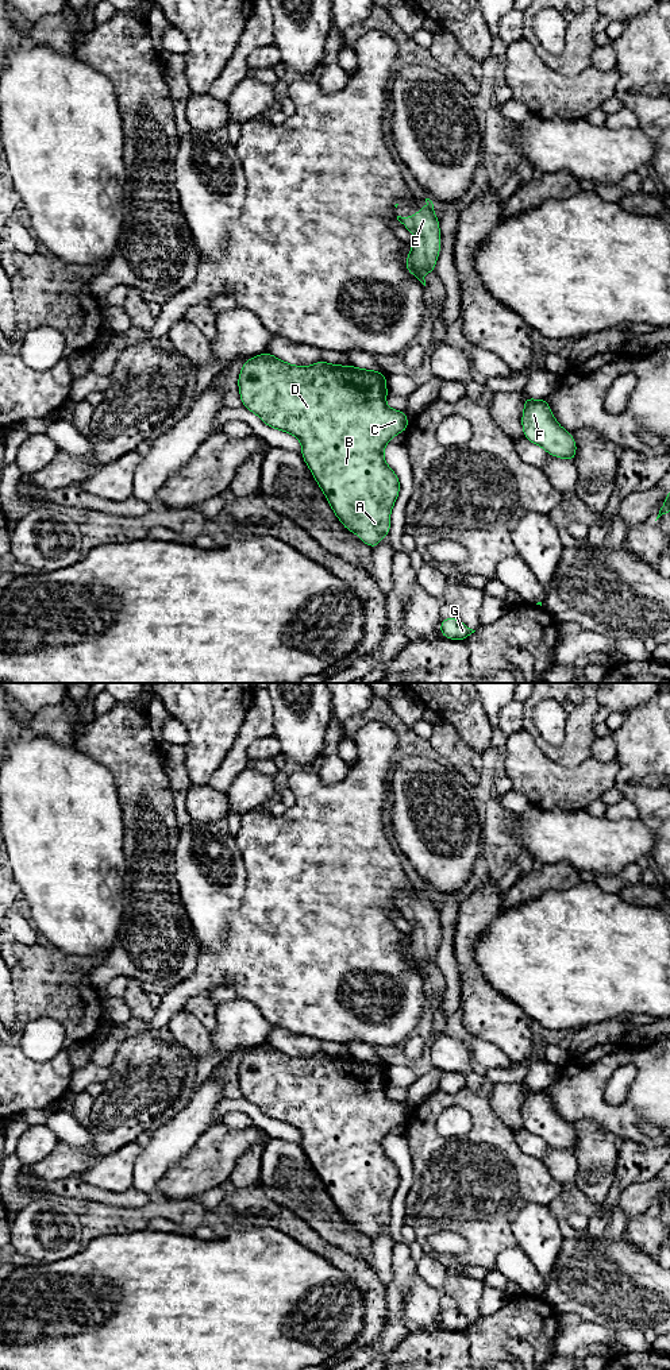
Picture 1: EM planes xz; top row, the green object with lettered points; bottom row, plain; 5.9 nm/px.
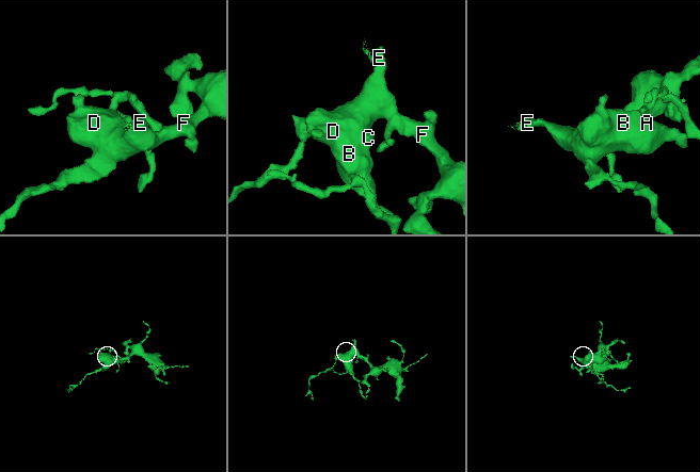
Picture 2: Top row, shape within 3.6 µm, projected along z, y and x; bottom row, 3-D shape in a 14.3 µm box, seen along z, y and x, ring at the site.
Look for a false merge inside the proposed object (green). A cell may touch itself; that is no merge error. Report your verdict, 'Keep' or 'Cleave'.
Keep

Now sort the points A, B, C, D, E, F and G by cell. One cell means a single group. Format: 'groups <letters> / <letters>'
groups A B C D E F G

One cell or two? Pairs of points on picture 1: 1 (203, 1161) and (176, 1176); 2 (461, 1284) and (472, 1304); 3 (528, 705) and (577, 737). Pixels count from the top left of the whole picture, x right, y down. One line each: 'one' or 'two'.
1: one
2: one
3: one

